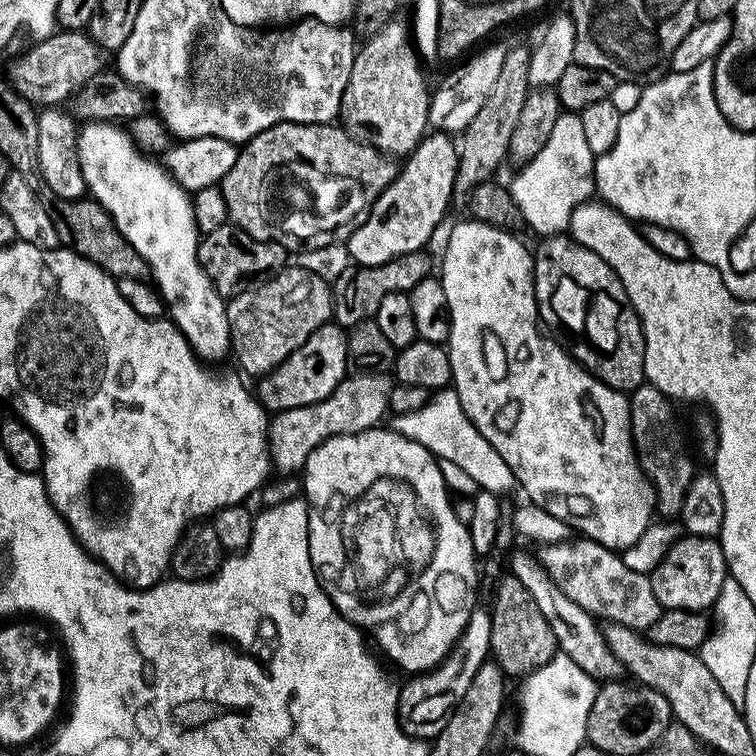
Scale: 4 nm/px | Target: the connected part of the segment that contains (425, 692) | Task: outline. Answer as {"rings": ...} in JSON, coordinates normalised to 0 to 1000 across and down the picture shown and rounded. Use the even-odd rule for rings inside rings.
{"rings":[[[631,802],[622,812],[622,823],[616,823],[616,833],[604,844],[603,852],[593,862],[585,877],[570,889],[557,889],[540,897],[536,905],[528,906],[529,959],[538,974],[549,979],[571,981],[590,960],[598,942],[611,927],[611,921],[622,909],[622,902],[631,892],[632,884],[648,873],[651,851],[648,833],[651,832],[651,811]]]}

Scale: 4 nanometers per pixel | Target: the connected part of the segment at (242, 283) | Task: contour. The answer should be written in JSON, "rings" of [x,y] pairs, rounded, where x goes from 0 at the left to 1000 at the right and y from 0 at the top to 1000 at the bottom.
{"rings":[[[303,294],[288,299],[288,304],[278,304],[263,313],[259,340],[287,389],[306,394],[335,380],[336,372],[339,376],[351,376],[360,366],[374,360],[382,348],[384,335],[368,320],[336,315]]]}

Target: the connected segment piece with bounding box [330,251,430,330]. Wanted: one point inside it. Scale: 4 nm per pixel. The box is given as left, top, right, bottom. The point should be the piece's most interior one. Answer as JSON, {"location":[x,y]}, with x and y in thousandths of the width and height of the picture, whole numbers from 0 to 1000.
{"location":[471,388]}

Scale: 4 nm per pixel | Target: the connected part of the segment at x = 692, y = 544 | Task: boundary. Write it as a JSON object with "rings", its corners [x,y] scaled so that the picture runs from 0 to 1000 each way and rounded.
{"rings":[[[913,708],[897,713],[860,758],[860,766],[874,806],[901,804],[909,810],[940,806],[955,780],[955,770],[964,766],[963,745],[951,713]]]}

